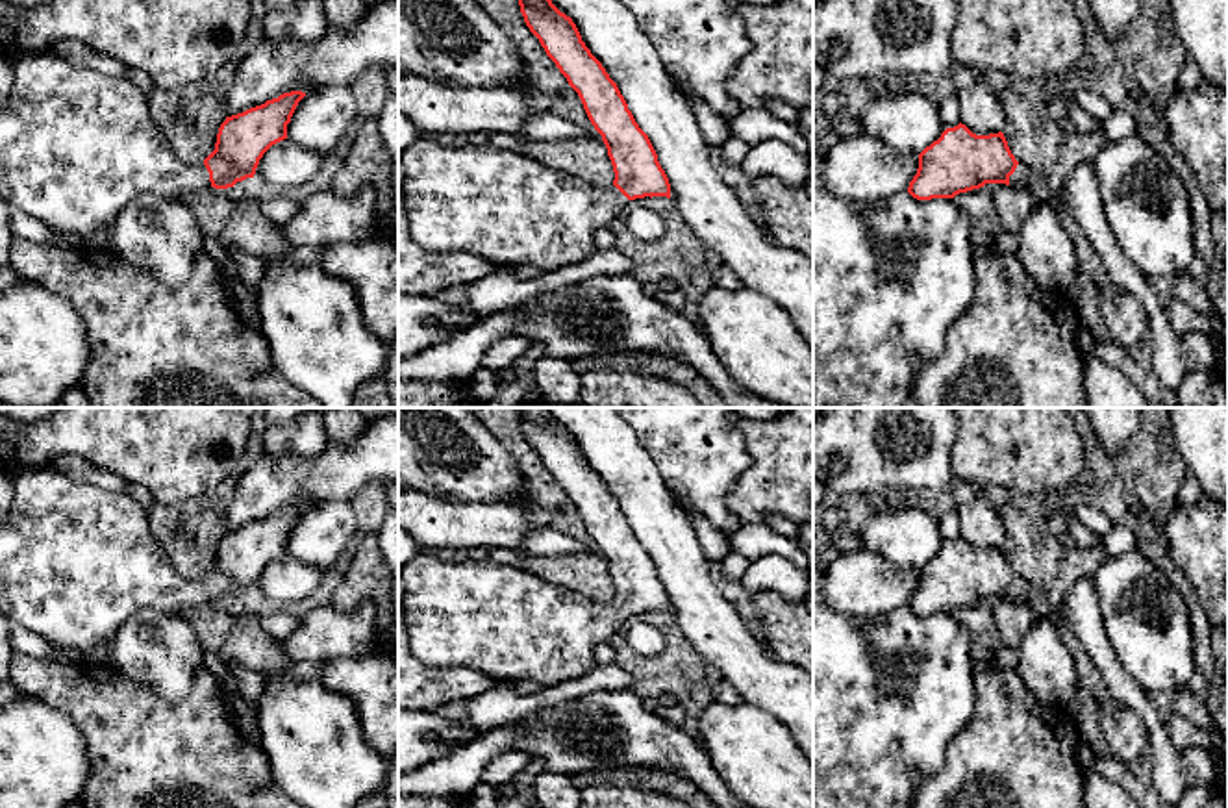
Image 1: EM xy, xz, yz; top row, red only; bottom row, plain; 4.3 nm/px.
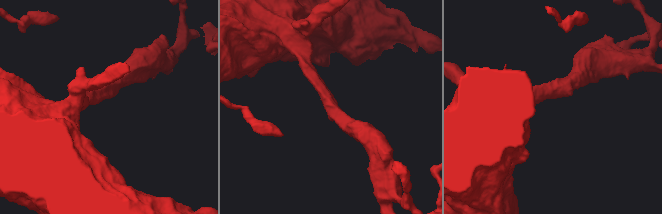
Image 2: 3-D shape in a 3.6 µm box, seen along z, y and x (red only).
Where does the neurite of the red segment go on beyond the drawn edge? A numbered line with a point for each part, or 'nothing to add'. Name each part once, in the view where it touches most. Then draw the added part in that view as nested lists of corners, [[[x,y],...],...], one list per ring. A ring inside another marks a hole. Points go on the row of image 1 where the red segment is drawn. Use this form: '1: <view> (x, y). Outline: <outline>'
1: xy (76, 145). Outline: [[[54,50],[13,61],[13,91],[0,109],[0,196],[78,245],[113,226],[126,204],[154,193],[183,198],[211,187],[204,163],[183,163],[128,78],[80,69]]]

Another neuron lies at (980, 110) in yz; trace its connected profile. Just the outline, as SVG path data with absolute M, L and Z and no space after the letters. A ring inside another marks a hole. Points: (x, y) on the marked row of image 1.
M984 82L958 91L959 122L976 135L998 133L1004 130L1006 113L996 96Z

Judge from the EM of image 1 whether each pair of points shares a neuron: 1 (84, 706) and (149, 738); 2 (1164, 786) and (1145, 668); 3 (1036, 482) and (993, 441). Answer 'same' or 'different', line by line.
1: same
2: different
3: same

